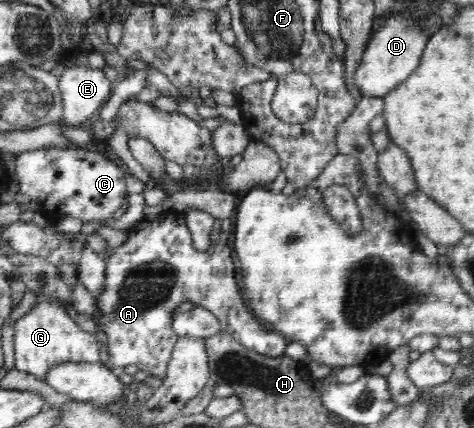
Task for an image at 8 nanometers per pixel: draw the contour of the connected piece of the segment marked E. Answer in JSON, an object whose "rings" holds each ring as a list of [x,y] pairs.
{"rings":[[[79,65],[65,68],[59,76],[63,102],[61,123],[84,128],[98,117],[102,106],[112,94],[113,86],[102,69]]]}

